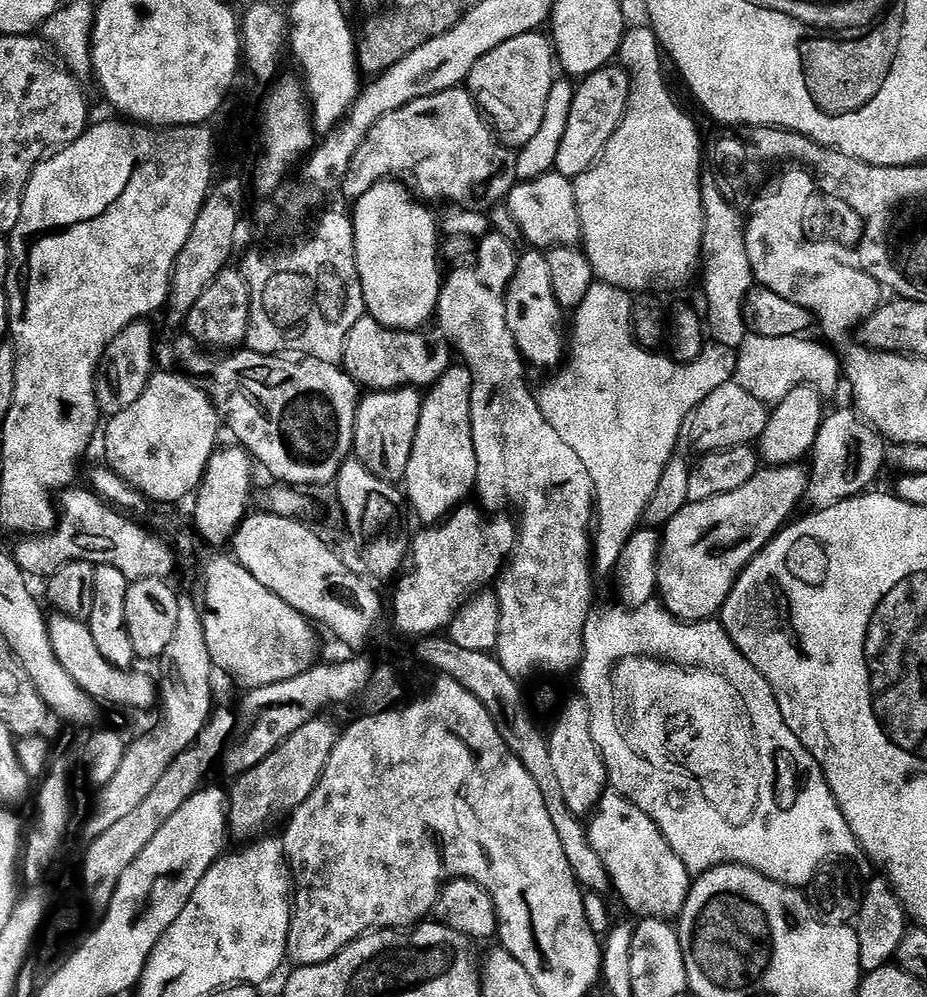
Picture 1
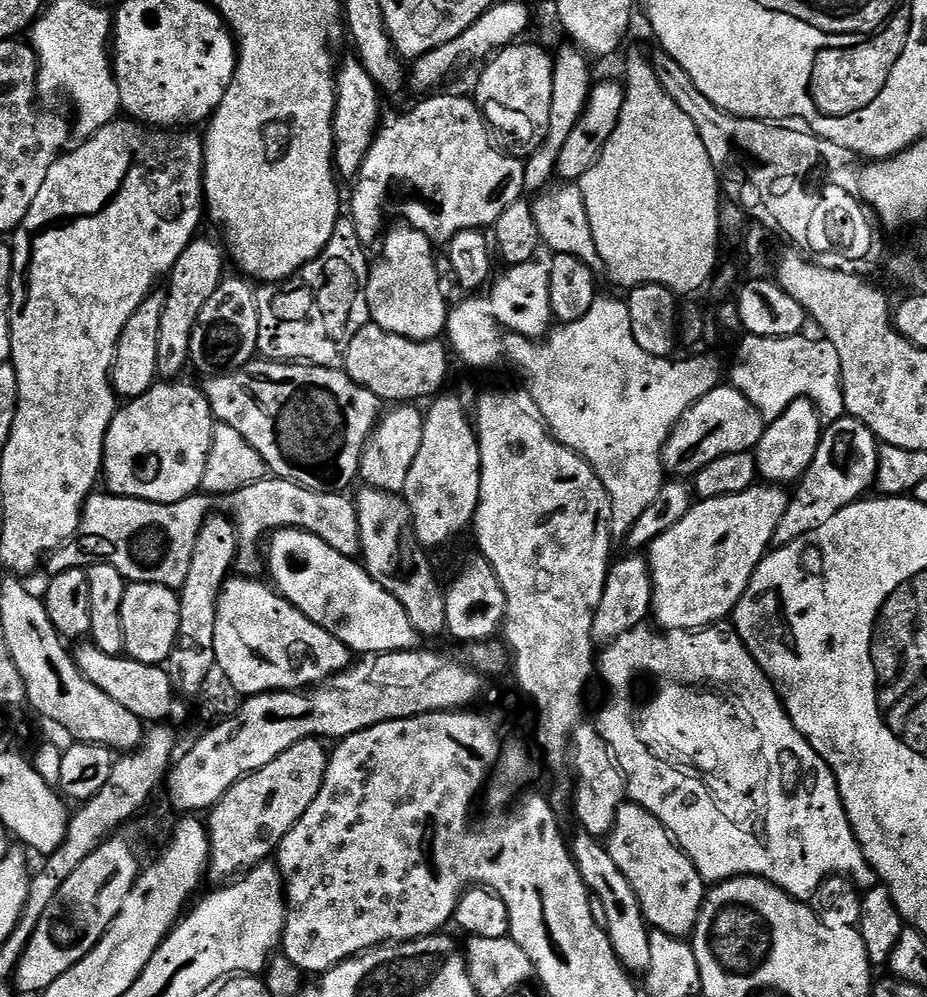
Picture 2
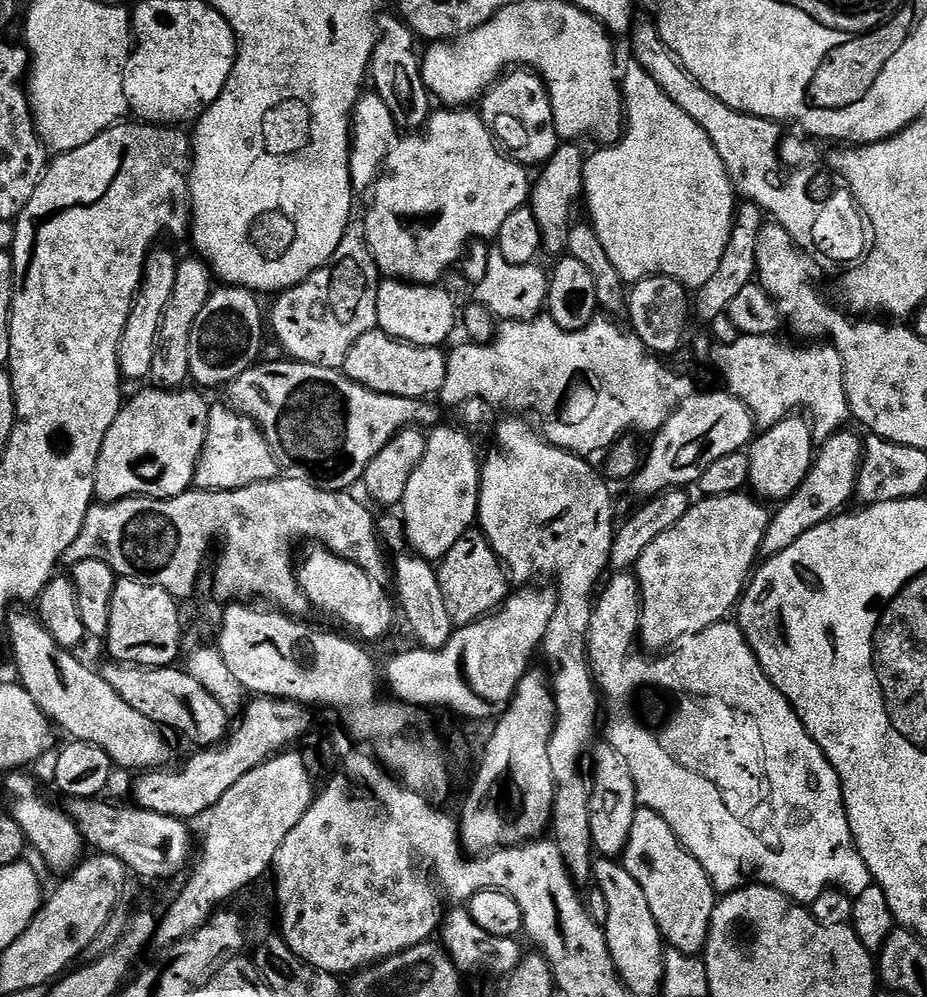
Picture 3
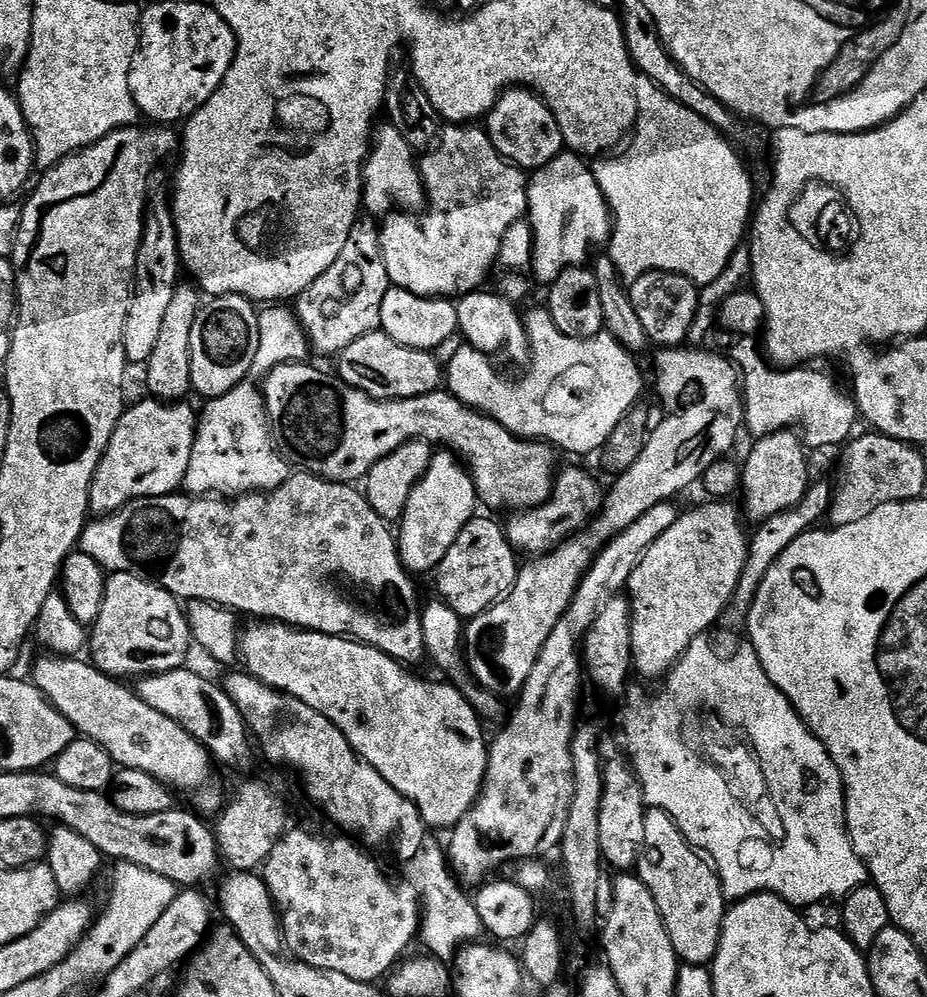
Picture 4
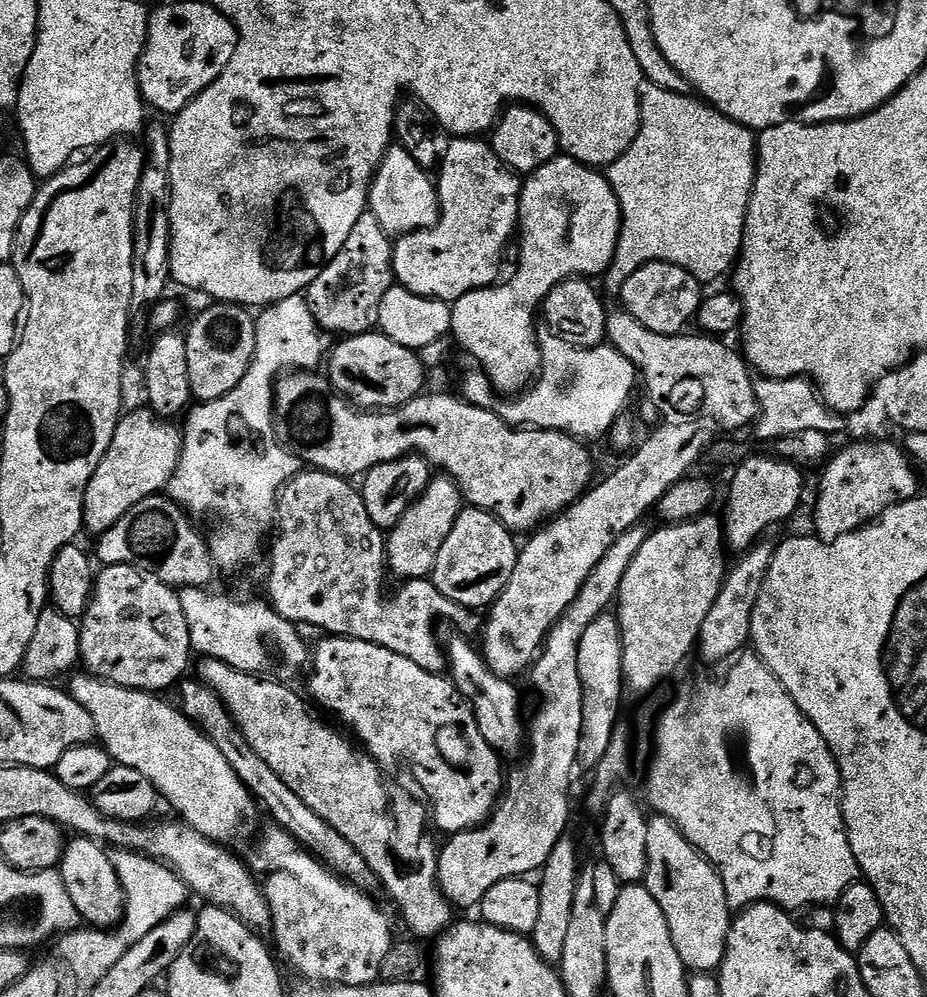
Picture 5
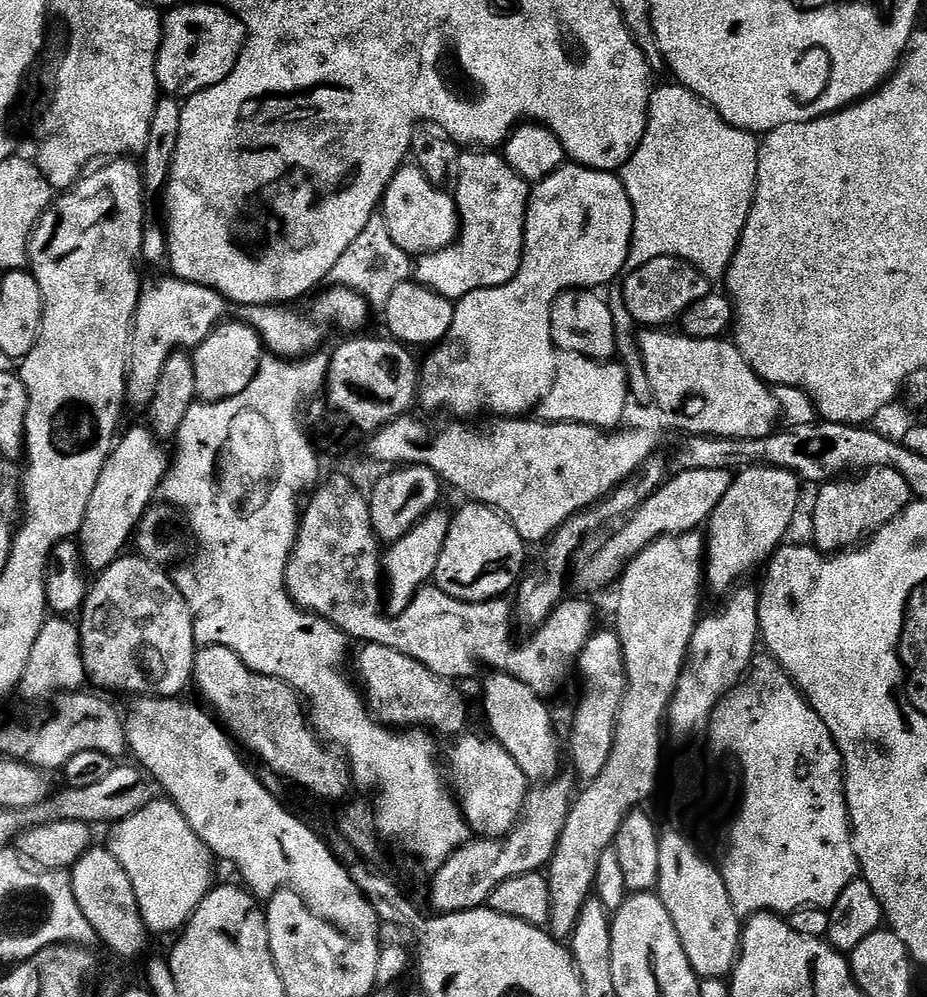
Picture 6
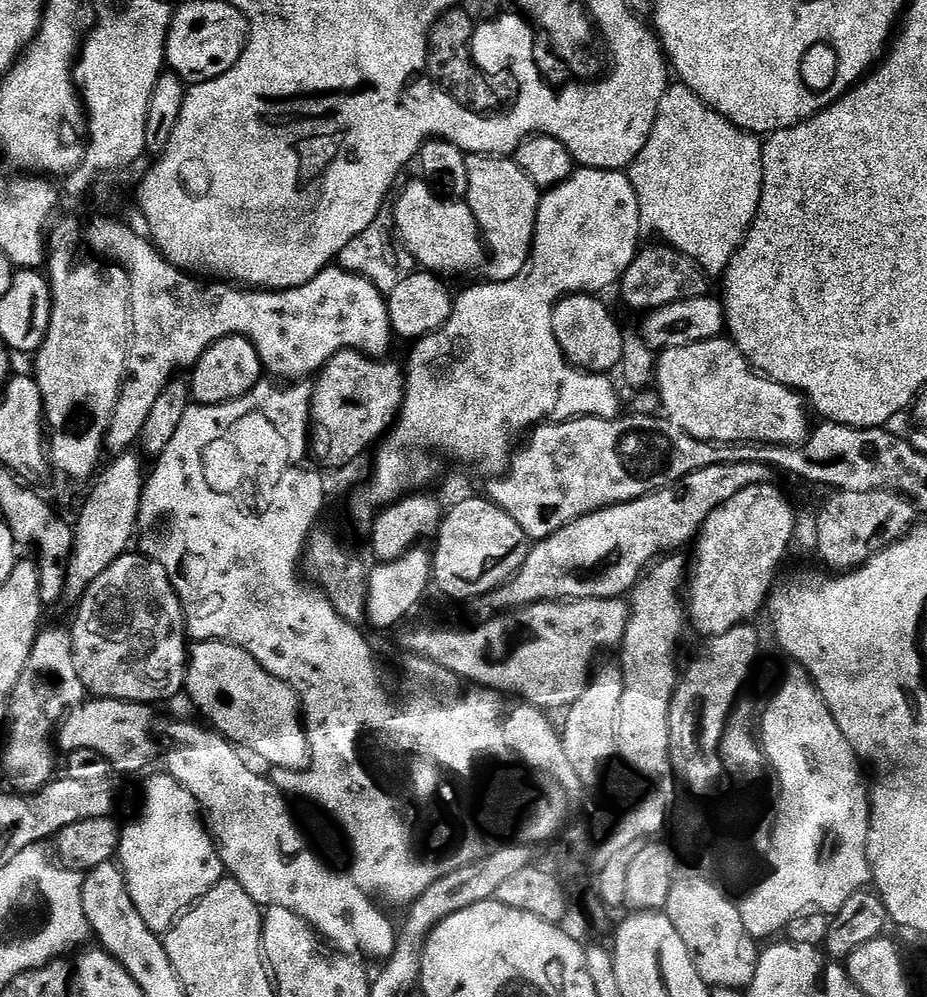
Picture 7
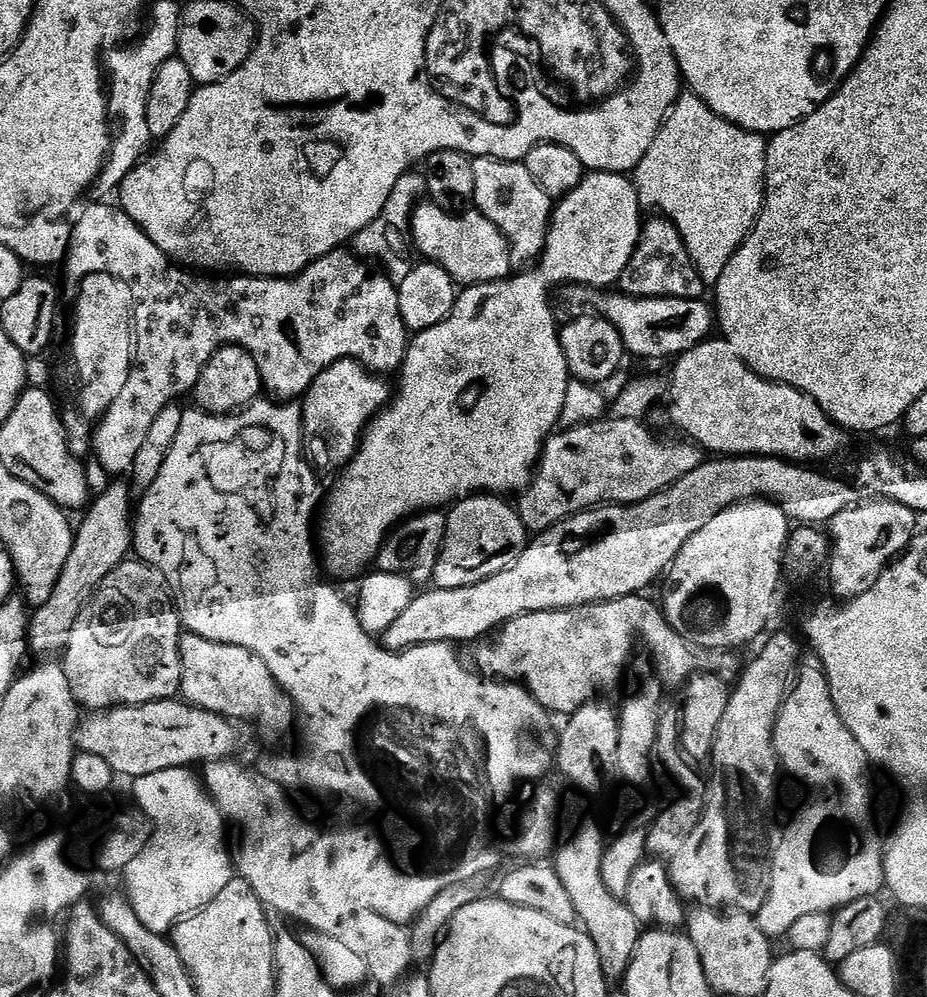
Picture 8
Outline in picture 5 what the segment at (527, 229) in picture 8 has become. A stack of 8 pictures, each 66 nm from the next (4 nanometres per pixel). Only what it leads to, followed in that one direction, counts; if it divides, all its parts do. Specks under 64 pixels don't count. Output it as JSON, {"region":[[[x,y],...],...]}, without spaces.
{"region":[[[484,138],[449,139],[448,153],[438,165],[439,172],[440,180],[438,176],[435,186],[440,198],[440,221],[423,235],[410,232],[401,235],[397,244],[395,241],[392,248],[392,271],[395,283],[403,291],[431,296],[433,300],[455,302],[466,294],[477,292],[479,288],[491,288],[501,279],[500,267],[504,264],[504,251],[512,235],[517,235],[520,223],[522,180],[500,161],[491,143]]]}

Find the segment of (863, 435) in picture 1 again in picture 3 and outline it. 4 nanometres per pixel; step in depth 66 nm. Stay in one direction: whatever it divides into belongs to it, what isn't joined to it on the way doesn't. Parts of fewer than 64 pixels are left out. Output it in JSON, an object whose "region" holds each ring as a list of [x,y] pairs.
{"region":[[[838,431],[819,445],[812,468],[806,474],[802,486],[798,486],[792,497],[777,507],[780,508],[777,512],[771,513],[768,529],[762,538],[761,557],[777,556],[786,550],[786,546],[794,546],[794,542],[798,542],[806,530],[814,530],[814,526],[831,520],[849,507],[848,499],[851,501],[856,492],[856,479],[860,473],[860,462],[864,459],[864,446],[861,437],[848,431]]]}

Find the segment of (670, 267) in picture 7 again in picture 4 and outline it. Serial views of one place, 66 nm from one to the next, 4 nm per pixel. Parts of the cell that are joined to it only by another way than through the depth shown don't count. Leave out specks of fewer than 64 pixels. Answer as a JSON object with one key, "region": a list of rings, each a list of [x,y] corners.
{"region":[[[647,272],[642,278],[631,281],[627,289],[628,300],[634,306],[634,314],[638,314],[638,322],[642,326],[645,337],[652,340],[660,348],[675,348],[683,345],[690,334],[691,323],[694,322],[695,312],[699,309],[701,289],[690,278],[673,272]]]}

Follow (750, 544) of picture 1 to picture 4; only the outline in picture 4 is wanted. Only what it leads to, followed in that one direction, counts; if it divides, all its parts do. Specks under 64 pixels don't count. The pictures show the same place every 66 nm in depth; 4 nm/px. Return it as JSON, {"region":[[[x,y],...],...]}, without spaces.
{"region":[[[708,502],[701,508],[692,508],[680,514],[665,533],[661,534],[642,554],[631,578],[626,595],[632,605],[632,666],[644,676],[663,677],[680,659],[680,655],[694,642],[705,635],[715,620],[719,621],[742,576],[742,566],[748,557],[749,533],[740,525],[742,512],[732,502]]]}

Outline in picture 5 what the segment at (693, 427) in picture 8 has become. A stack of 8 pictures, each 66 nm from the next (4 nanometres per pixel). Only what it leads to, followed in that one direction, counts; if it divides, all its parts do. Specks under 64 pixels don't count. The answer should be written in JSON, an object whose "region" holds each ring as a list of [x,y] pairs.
{"region":[[[608,312],[607,343],[636,366],[642,384],[648,387],[646,395],[658,406],[661,417],[688,418],[703,413],[721,429],[744,428],[747,424],[749,427],[760,410],[754,376],[743,355],[731,352],[723,339],[707,334],[688,335],[654,334],[629,312]]]}

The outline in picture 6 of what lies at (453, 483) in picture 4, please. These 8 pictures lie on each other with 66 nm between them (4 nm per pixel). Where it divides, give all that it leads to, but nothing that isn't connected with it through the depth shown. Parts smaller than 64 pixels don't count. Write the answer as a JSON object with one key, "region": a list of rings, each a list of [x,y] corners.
{"region":[[[437,506],[414,525],[400,540],[391,541],[382,556],[382,580],[386,585],[386,611],[389,616],[402,614],[418,590],[436,575],[438,558],[452,525],[452,516]]]}

